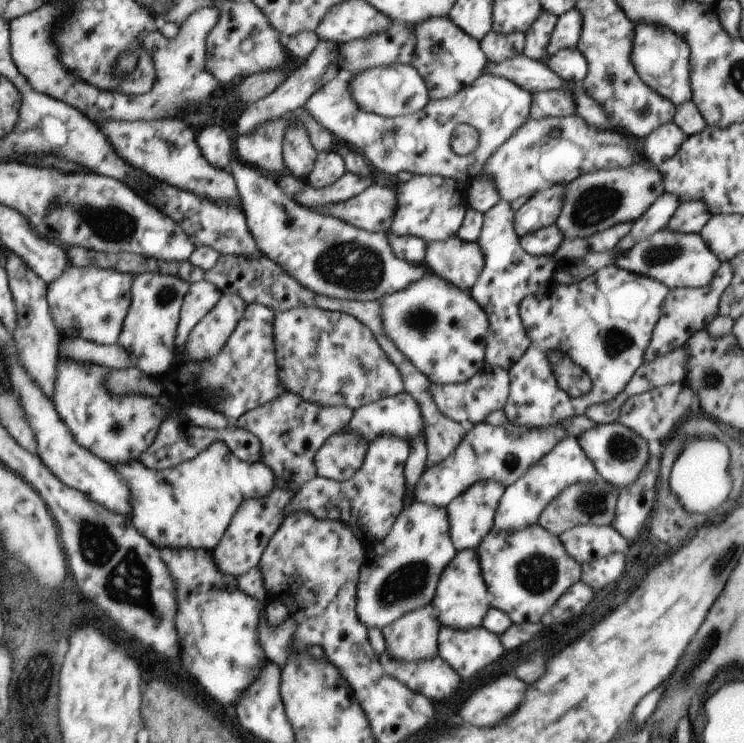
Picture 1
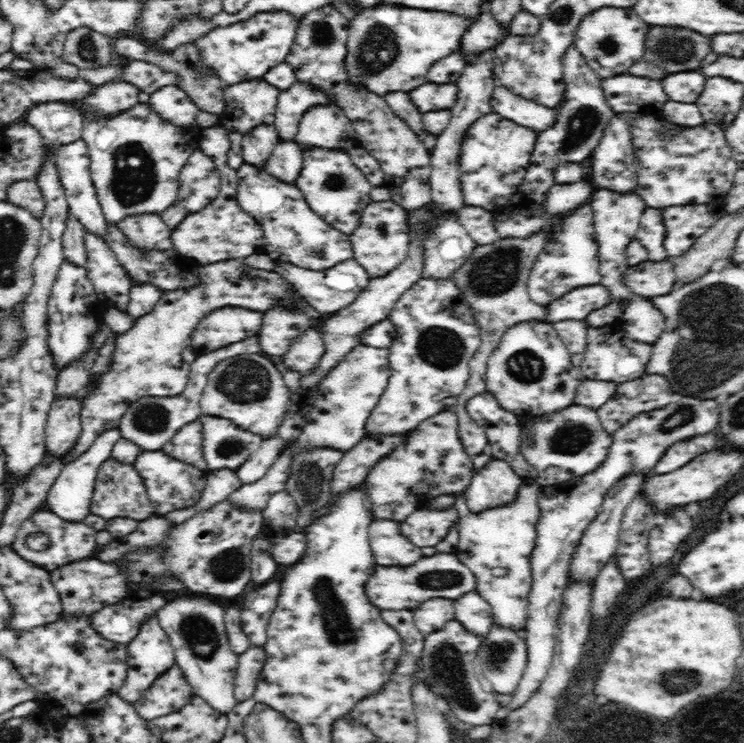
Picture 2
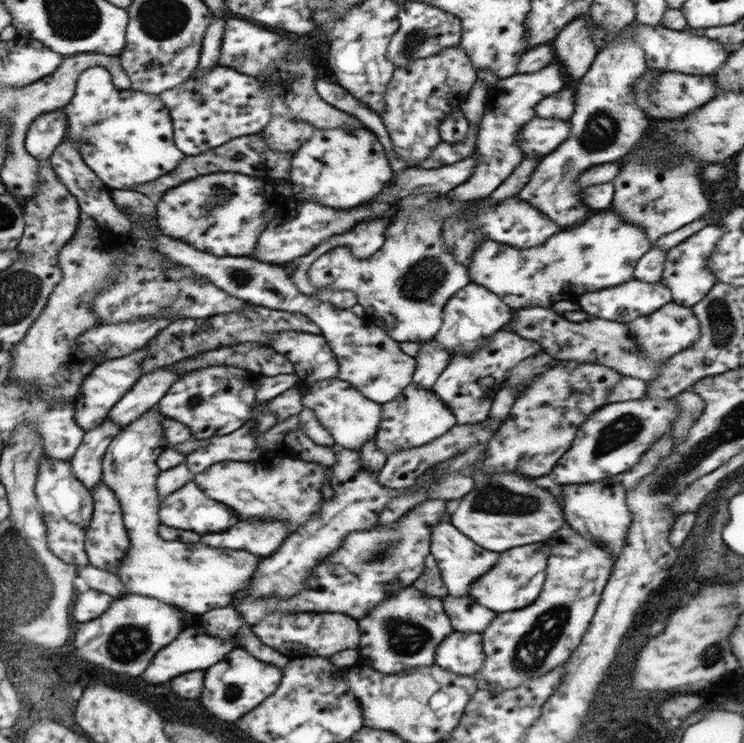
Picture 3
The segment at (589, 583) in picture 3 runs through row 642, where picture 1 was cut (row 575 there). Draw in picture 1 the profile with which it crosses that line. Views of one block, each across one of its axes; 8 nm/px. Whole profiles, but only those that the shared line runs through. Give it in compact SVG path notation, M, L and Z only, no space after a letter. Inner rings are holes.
M539 524L509 533L491 530L481 540L476 551L483 579L491 596L491 606L503 610L513 623L538 623L540 617L553 606L556 600L576 581L580 581L582 565L566 552L557 536Z

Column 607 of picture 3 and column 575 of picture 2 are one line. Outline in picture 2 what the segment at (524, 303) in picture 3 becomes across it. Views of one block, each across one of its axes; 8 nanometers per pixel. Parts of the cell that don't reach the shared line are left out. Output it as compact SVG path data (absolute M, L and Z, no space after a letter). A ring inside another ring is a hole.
M591 204L570 212L555 226L548 236L547 244L531 268L527 289L532 302L548 306L552 300L562 298L566 292L581 286L592 286L600 282L599 254L593 225Z

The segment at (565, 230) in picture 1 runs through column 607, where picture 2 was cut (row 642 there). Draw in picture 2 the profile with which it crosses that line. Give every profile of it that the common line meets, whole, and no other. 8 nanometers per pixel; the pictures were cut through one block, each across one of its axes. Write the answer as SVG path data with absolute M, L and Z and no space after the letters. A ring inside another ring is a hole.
M183 597L168 601L156 614L174 647L175 664L182 669L193 694L222 714L227 714L237 704L234 682L238 655L230 647L224 626L226 607L227 602L218 599Z

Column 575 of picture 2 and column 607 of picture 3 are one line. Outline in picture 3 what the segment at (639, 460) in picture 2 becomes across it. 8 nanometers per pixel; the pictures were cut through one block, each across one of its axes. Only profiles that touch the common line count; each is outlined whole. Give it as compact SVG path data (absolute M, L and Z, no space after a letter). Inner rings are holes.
M620 475L612 476L598 484L564 486L564 518L579 536L594 547L618 558L626 547L627 537L633 522L632 512L625 502L625 488Z

